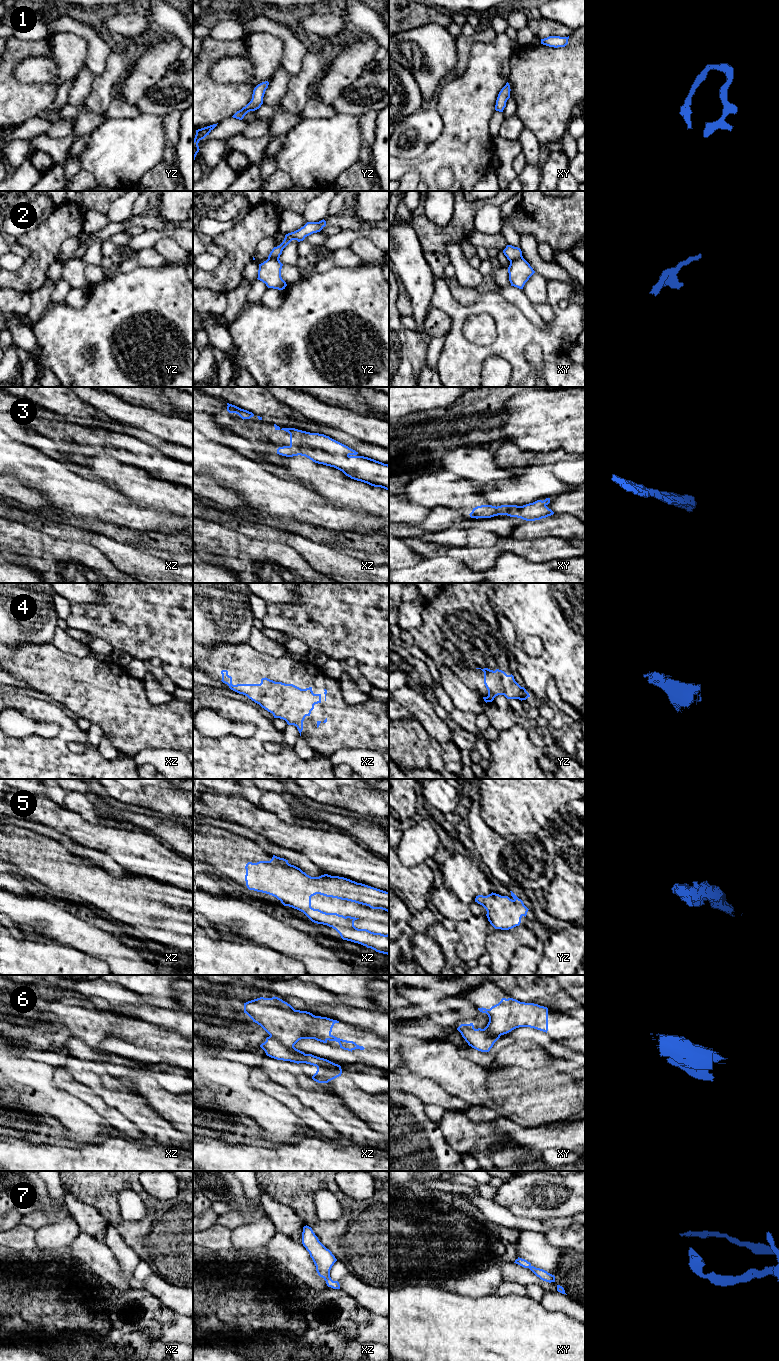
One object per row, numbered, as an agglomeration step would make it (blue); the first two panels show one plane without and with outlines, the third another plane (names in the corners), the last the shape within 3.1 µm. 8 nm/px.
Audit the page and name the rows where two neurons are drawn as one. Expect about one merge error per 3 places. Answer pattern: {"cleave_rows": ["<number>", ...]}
{"cleave_rows": ["2", "6"]}

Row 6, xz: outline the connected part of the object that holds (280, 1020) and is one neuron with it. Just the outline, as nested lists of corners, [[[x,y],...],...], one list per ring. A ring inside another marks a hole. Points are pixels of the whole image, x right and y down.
[[[260,997],[244,1003],[244,1013],[260,1025],[271,1037],[282,1042],[290,1051],[305,1054],[294,1045],[301,1039],[315,1039],[327,1043],[336,1041],[348,1051],[364,1050],[353,1041],[337,1038],[331,1034],[337,1020],[315,1016],[307,1011],[295,1010],[278,997]]]

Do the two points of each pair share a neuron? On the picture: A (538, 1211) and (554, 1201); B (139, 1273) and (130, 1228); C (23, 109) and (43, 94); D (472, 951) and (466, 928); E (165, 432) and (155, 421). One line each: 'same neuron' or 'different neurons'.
A: same neuron
B: different neurons
C: same neuron
D: same neuron
E: same neuron

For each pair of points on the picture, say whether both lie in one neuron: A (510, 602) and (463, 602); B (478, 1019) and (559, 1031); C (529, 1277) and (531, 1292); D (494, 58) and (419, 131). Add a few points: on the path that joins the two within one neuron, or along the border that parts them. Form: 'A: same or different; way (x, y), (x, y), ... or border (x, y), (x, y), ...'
A: different; border (490, 602), (494, 610)
B: different; border (473, 1003), (488, 1017), (488, 1023), (484, 1028)
C: different; border (526, 1286), (539, 1285), (545, 1291)
D: different; border (435, 109), (442, 121), (442, 132), (438, 137)

